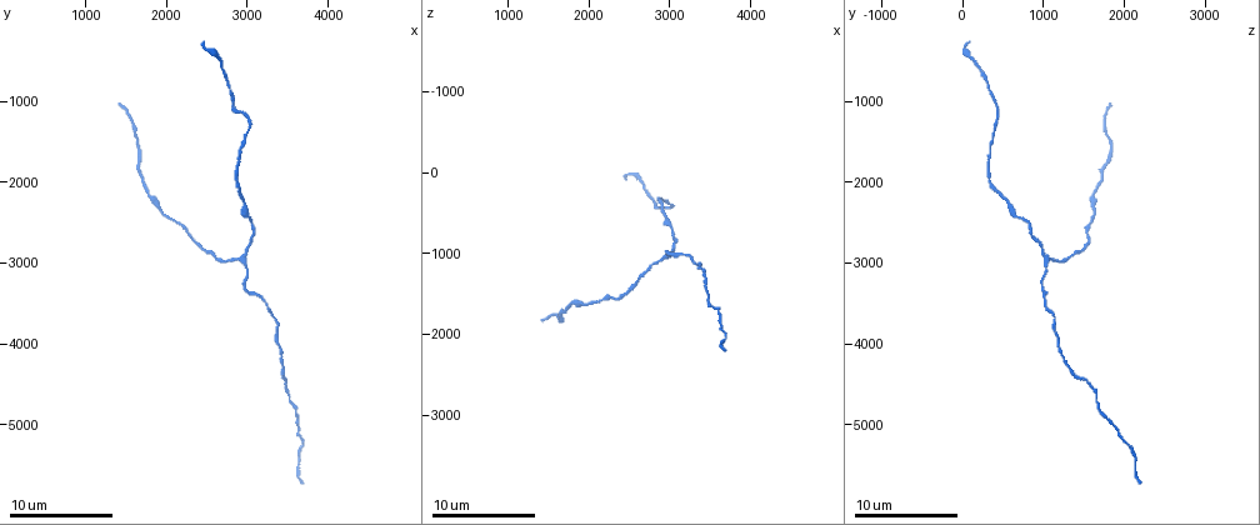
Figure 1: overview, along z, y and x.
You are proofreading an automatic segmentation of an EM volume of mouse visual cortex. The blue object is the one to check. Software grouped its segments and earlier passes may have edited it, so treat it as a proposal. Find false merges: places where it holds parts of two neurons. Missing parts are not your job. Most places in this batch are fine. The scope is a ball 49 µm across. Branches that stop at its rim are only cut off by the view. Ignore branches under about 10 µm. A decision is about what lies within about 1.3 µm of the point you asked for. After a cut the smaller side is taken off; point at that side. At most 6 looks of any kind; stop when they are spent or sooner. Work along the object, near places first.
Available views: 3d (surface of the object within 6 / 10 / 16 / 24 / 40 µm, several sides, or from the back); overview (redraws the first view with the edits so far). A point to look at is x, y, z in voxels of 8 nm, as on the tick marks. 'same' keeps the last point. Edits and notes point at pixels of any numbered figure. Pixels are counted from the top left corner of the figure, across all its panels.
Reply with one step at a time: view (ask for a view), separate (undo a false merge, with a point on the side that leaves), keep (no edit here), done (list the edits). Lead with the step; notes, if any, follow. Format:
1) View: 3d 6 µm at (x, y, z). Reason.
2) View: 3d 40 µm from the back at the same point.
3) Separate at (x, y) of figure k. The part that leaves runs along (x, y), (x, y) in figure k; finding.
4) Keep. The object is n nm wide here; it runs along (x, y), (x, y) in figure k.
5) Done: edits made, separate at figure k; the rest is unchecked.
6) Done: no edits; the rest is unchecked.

View: 3d 10 µm at (2950, 2200, 550). Calibre changes.

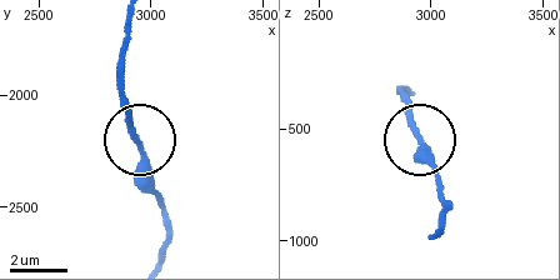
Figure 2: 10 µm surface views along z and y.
Keep. All the same neuron.

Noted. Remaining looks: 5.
View: 3d 10 µm at (3000, 2900, 1000). Arms part here.

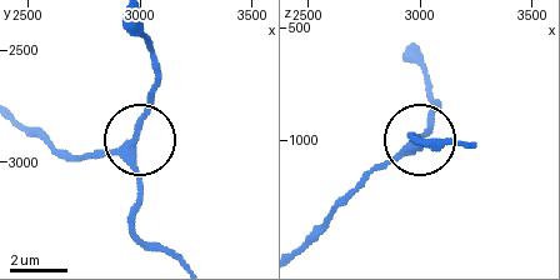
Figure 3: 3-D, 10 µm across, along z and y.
Keep. 3 arms meet here; it runs along (136, 145), (158, 64) in figure 3; all the same neuron.

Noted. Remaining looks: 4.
View: 3d 6 µm at (3050, 1250, 450). Calibre changes.

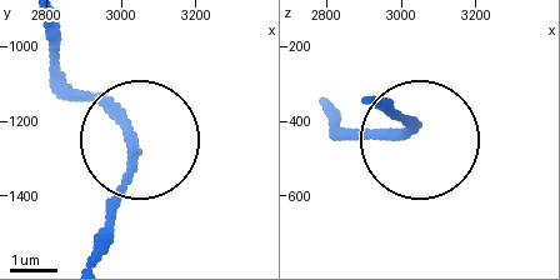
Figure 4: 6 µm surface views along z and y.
View: 3d 6 µm from the back at (3030, 1270, 420).

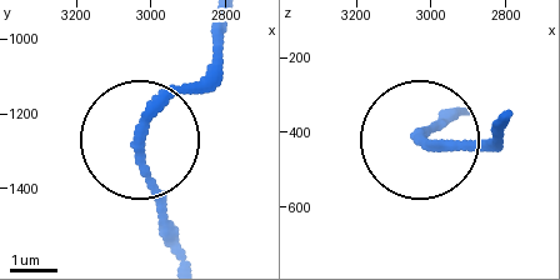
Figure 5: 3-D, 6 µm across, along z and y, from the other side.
Keep. It runs along (180, 249), (145, 129), (213, 61) in figure 5; continuous, no second neuron.

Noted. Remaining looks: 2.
Done: no edits; the rest is unchecked.

